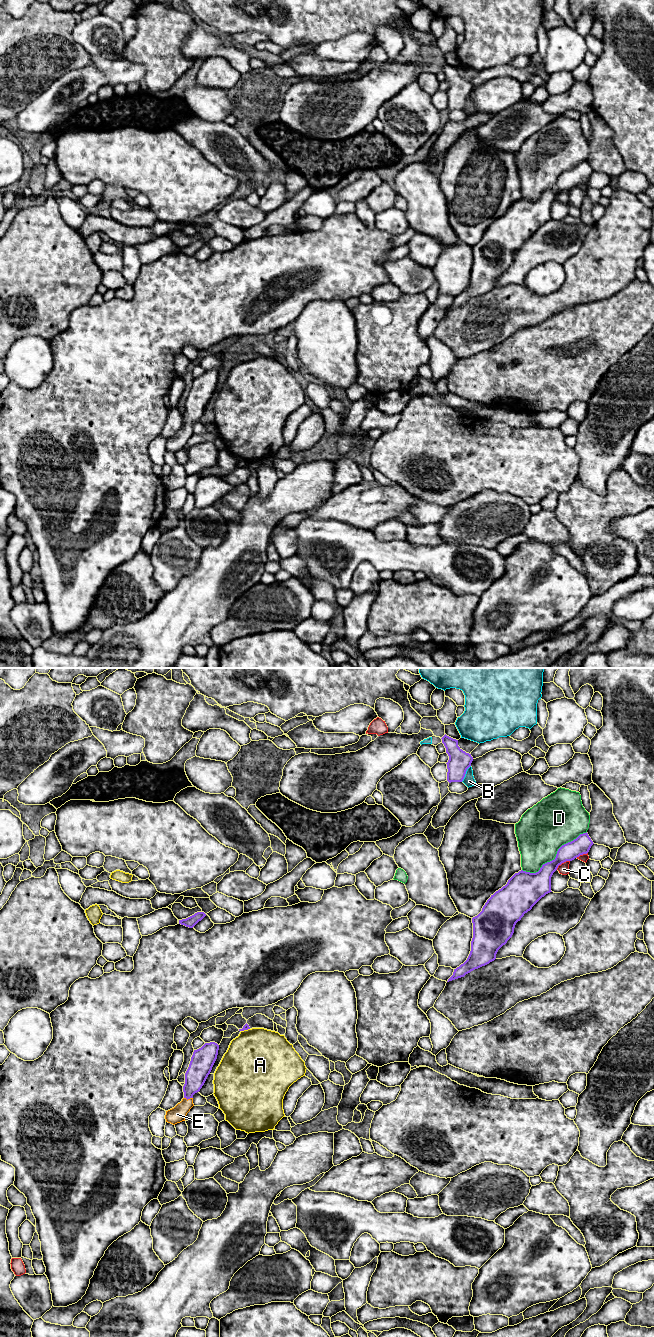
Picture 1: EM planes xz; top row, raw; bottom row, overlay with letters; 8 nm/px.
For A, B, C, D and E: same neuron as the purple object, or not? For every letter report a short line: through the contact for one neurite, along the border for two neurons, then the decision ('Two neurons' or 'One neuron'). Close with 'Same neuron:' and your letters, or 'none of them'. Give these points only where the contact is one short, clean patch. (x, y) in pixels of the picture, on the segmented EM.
A: Two neurons
B: Two neurons
C: Two neurons
D: Two neurons
E: Line: xz (199, 1069), (189, 1089), (188, 1098), (187, 1103), (177, 1114). One neuron
Same neuron: E

